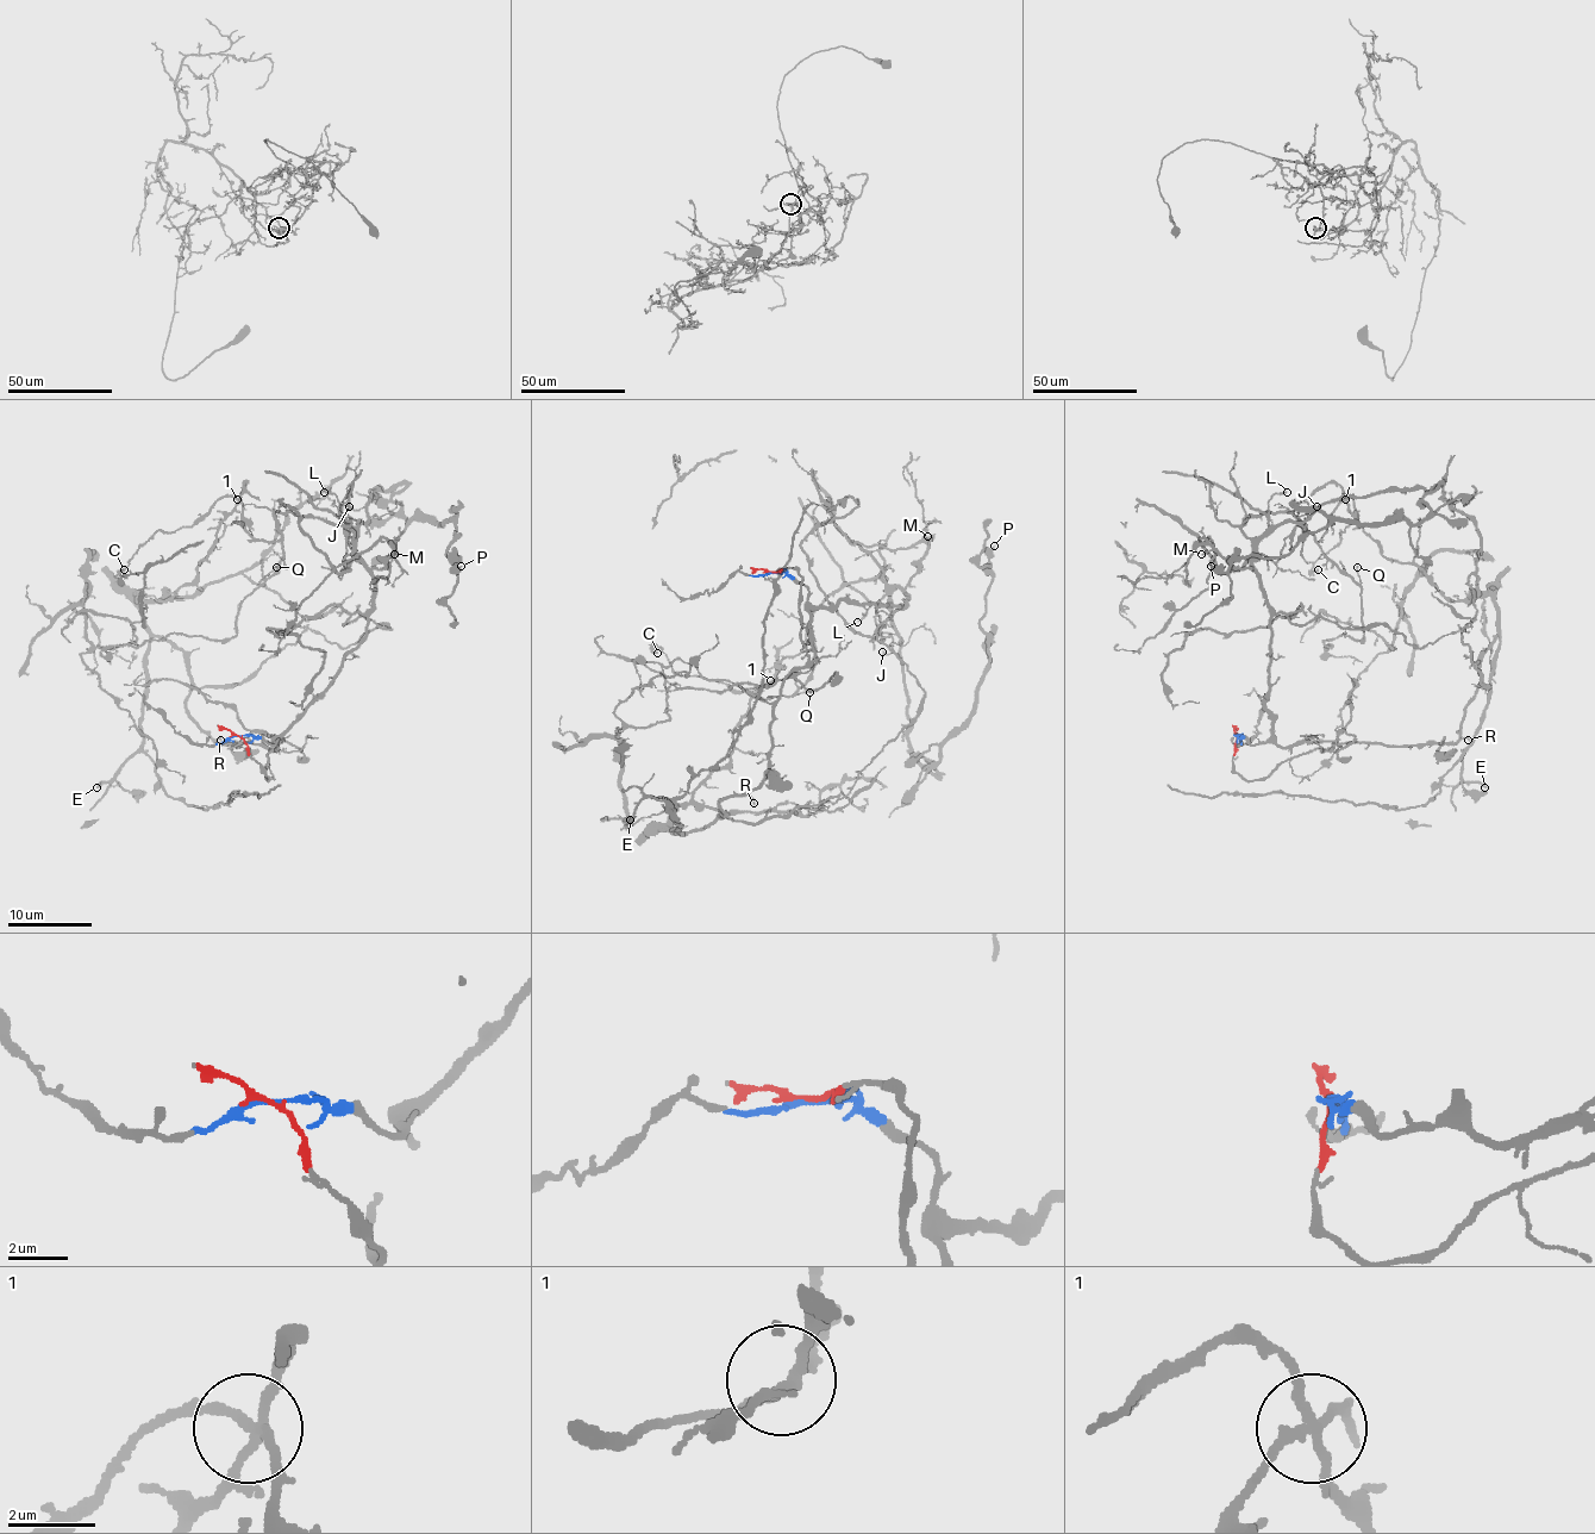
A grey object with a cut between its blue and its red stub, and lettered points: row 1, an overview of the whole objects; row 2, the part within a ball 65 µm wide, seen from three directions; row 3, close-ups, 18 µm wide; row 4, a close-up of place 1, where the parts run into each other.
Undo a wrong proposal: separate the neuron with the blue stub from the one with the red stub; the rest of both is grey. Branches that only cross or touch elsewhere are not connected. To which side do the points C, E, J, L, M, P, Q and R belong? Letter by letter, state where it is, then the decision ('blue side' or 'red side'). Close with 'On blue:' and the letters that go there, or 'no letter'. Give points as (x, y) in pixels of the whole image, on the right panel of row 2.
C: at (1318, 569); blue side
E: at (1484, 787); red side
J: at (1317, 506); blue side
L: at (1287, 492); blue side
M: at (1201, 554); blue side
P: at (1211, 566); blue side
Q: at (1357, 567); blue side
R: at (1468, 740); red side
On blue: C, J, L, M, P, Q

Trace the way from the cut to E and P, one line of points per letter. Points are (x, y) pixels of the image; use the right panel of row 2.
E: (1237, 736), (1232, 767), (1248, 779), (1343, 742), (1455, 742), (1496, 637), (1489, 703), (1463, 779), (1486, 789)
P: (1237, 736), (1270, 736), (1257, 543), (1345, 496), (1428, 491), (1423, 521), (1343, 521), (1276, 557), (1209, 566)

